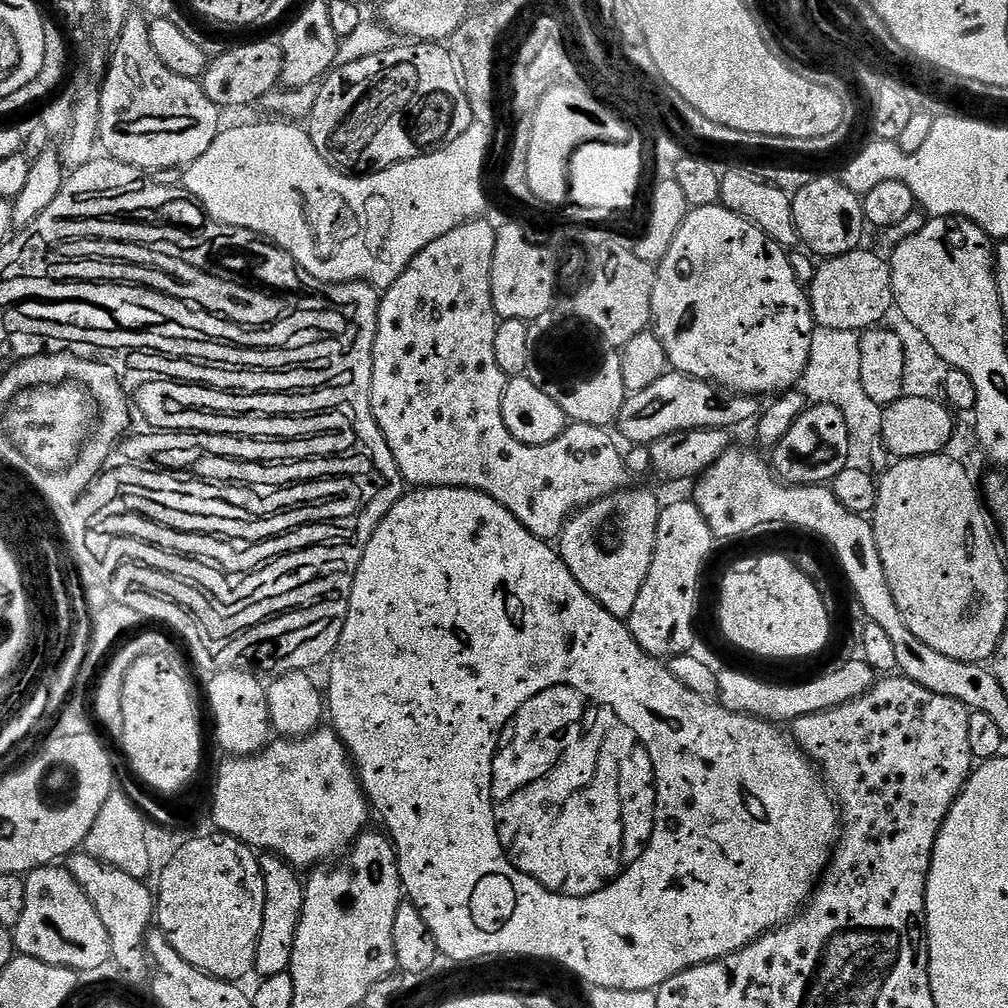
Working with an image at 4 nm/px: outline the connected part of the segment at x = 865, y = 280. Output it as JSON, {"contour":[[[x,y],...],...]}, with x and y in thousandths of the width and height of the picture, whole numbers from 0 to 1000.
{"contour":[[[857,249],[820,255],[811,265],[810,275],[804,283],[806,316],[811,322],[853,331],[875,321],[879,310],[886,303],[885,263],[878,255],[876,258]]]}

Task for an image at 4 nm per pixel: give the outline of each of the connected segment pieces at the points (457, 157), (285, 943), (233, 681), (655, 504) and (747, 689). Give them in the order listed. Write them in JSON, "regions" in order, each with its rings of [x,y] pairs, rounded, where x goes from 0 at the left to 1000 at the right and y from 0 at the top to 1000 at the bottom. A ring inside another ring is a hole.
{"regions":[[[[278,121],[282,123],[238,123],[235,127],[223,126],[212,137],[208,149],[200,153],[192,162],[188,163],[182,168],[181,186],[195,202],[199,203],[203,210],[210,217],[215,218],[218,222],[227,222],[237,226],[247,226],[259,236],[265,236],[274,245],[281,250],[287,250],[292,255],[294,261],[299,266],[304,267],[307,272],[313,278],[320,278],[323,282],[352,282],[360,280],[368,282],[374,288],[384,288],[392,278],[405,266],[405,262],[414,254],[419,247],[427,244],[438,232],[446,232],[456,222],[462,221],[463,218],[471,218],[481,213],[480,205],[483,204],[484,198],[480,195],[480,158],[484,155],[484,142],[488,139],[489,132],[482,125],[474,125],[469,122],[462,133],[454,137],[445,139],[443,143],[421,154],[404,159],[398,163],[392,163],[386,167],[378,167],[370,170],[368,173],[342,173],[336,167],[329,166],[319,153],[312,145],[308,133],[294,121]]],[[[262,847],[257,850],[260,875],[264,883],[264,903],[260,907],[260,927],[256,927],[254,943],[255,969],[261,970],[286,964],[292,950],[292,931],[302,902],[302,878],[299,866],[278,849]],[[299,869],[299,873],[298,873]]],[[[223,663],[215,666],[214,671],[206,679],[206,698],[210,701],[210,710],[214,713],[214,734],[231,751],[249,750],[261,743],[268,734],[268,715],[266,713],[266,688],[263,680],[258,680],[254,671],[249,671],[249,666],[238,663]]],[[[608,488],[607,491],[590,496],[582,504],[572,507],[554,533],[556,553],[562,558],[565,569],[569,569],[573,581],[577,581],[577,585],[581,585],[585,593],[589,593],[614,615],[622,616],[626,611],[629,597],[633,597],[633,589],[637,589],[637,577],[641,577],[641,569],[645,569],[656,503],[657,496],[647,488]]],[[[855,653],[841,655],[834,663],[825,663],[799,679],[761,679],[742,667],[733,667],[730,663],[714,663],[711,666],[712,694],[725,706],[734,706],[738,710],[753,710],[763,716],[785,716],[794,710],[803,710],[818,706],[824,702],[835,700],[839,696],[847,696],[847,692],[855,692],[869,678],[871,671],[865,662]]]]}

